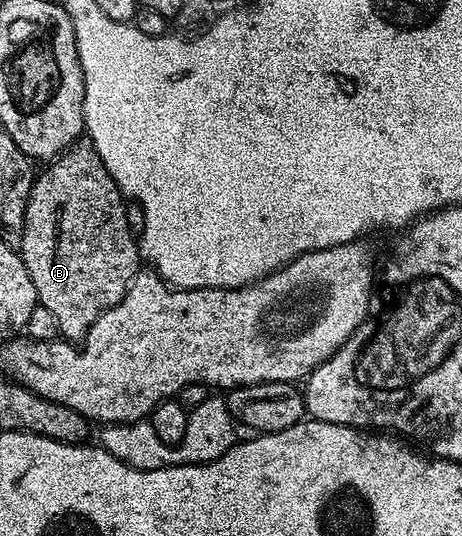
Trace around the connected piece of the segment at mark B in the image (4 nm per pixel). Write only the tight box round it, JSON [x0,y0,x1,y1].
[18,142,142,340]

